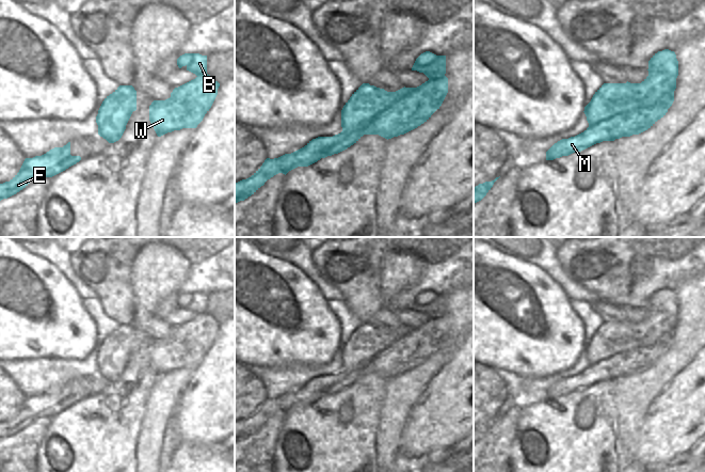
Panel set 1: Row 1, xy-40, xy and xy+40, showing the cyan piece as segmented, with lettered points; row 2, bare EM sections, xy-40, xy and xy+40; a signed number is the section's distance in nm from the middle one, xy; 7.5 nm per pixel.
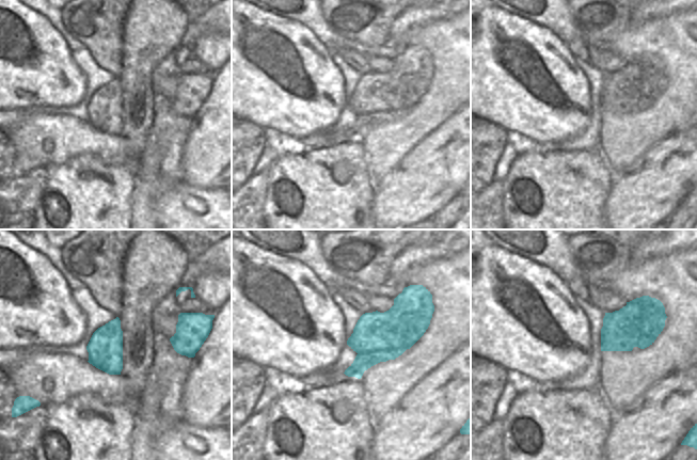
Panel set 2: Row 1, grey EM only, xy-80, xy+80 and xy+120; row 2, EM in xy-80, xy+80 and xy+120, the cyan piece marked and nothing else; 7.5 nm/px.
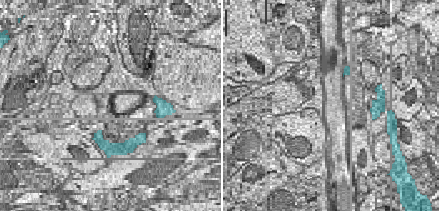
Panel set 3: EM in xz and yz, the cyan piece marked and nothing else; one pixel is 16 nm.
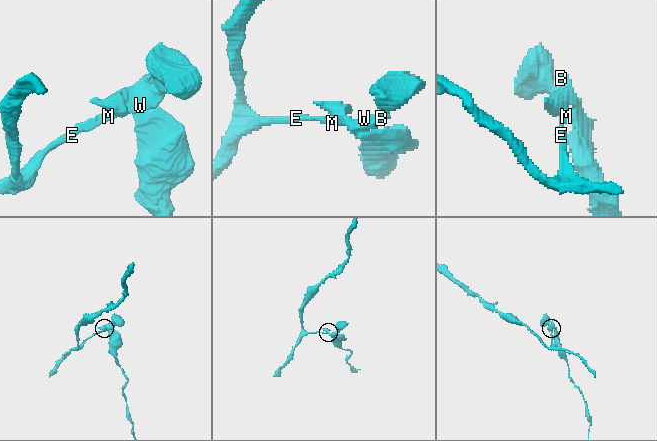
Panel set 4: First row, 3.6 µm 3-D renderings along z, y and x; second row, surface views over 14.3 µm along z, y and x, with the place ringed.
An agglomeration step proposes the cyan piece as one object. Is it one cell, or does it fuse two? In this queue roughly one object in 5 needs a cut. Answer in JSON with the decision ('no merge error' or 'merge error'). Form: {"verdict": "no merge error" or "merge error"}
{"verdict": "merge error"}

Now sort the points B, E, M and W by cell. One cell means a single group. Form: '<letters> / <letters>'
B / E M W

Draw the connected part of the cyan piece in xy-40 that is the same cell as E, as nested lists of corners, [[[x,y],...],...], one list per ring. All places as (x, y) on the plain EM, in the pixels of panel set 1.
[[[70,381],[63,387],[54,387],[42,395],[26,397],[19,411],[10,420],[0,423],[0,440],[7,438],[37,416],[52,416],[81,399],[70,394]]]

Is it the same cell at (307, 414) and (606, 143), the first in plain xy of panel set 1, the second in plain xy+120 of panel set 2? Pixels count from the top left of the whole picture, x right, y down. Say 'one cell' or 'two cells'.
two cells

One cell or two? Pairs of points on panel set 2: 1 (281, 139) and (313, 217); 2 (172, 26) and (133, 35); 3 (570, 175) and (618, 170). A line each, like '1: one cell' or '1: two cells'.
1: two cells
2: one cell
3: two cells

